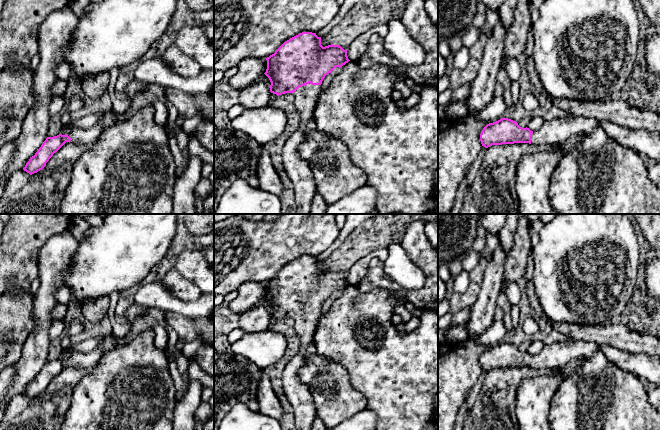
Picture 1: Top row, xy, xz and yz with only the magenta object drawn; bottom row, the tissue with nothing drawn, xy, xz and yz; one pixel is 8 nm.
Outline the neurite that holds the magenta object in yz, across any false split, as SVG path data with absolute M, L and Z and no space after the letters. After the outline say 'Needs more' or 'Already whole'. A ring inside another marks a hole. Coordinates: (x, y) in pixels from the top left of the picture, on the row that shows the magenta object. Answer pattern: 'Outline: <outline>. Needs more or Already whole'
Outline: M583 116L548 120L537 131L531 131L527 127L522 128L511 119L501 118L483 128L480 141L485 148L514 143L563 145L575 135L588 136L596 127L603 128L607 136L621 145L634 150L641 156L656 159L660 163L659 133L628 129L613 122L598 121Z. Needs more

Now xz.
Outline: M302 32L285 41L266 58L264 73L270 80L270 92L277 96L292 93L301 123L285 142L282 150L284 169L291 180L296 202L295 214L310 214L316 184L309 163L300 157L299 146L305 141L307 122L313 118L321 86L326 75L350 60L339 45L321 45L316 33Z. Needs more

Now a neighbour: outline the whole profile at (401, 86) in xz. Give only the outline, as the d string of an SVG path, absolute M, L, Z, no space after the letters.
M404 81L396 82L393 89L400 91L404 100L410 97L413 93L413 90Z

